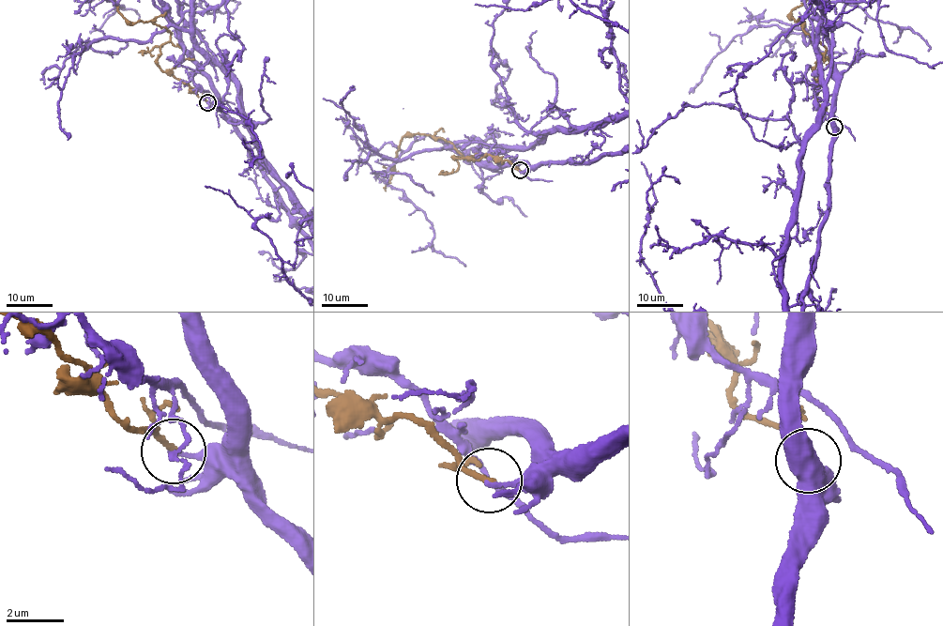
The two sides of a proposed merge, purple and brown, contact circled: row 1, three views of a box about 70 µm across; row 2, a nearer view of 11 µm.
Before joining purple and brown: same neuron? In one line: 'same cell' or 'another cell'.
another cell

